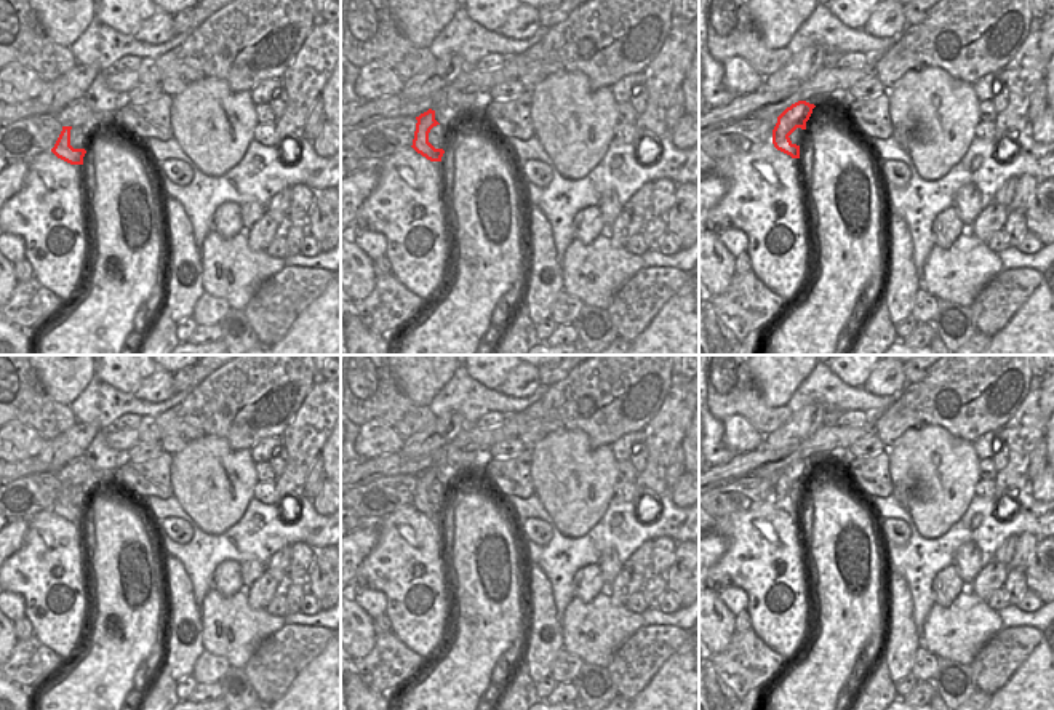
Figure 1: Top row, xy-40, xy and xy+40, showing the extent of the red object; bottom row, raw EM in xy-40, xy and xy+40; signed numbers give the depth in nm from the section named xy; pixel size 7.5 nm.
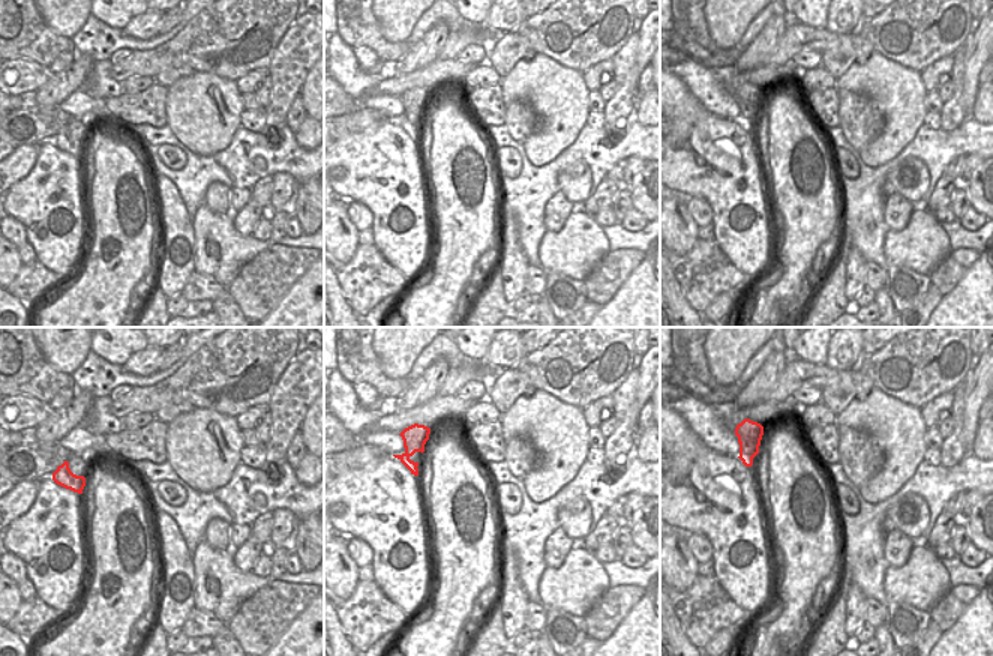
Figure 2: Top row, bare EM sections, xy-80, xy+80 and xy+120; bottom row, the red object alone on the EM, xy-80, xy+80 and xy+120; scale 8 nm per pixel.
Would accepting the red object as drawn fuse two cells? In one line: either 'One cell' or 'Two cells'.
One cell

